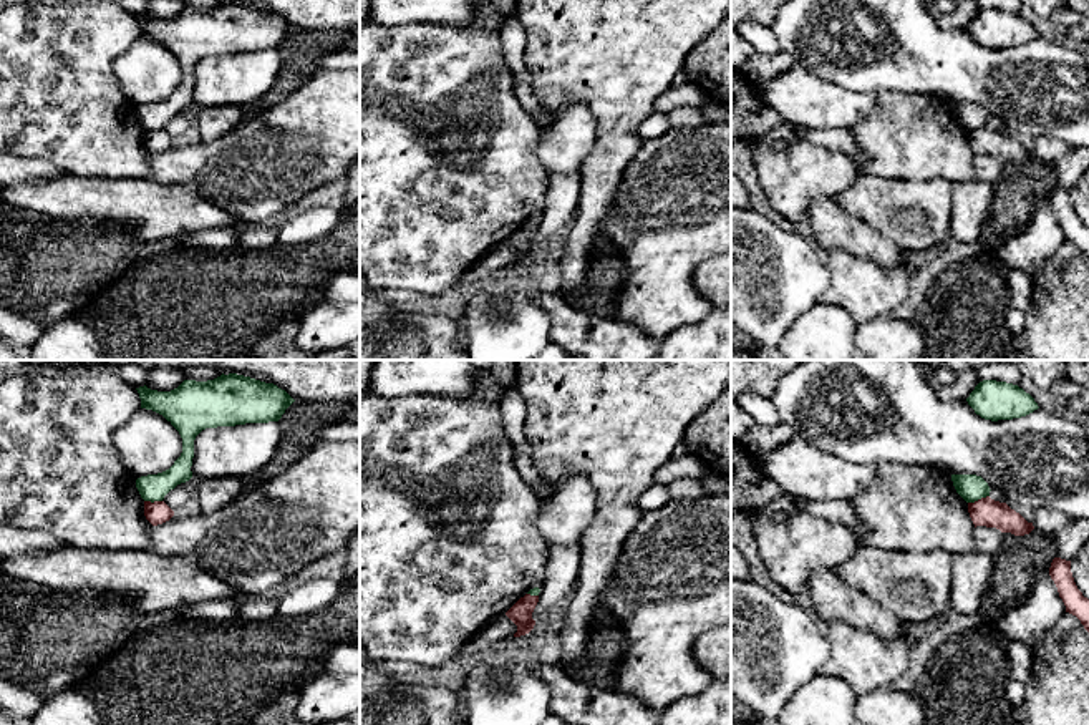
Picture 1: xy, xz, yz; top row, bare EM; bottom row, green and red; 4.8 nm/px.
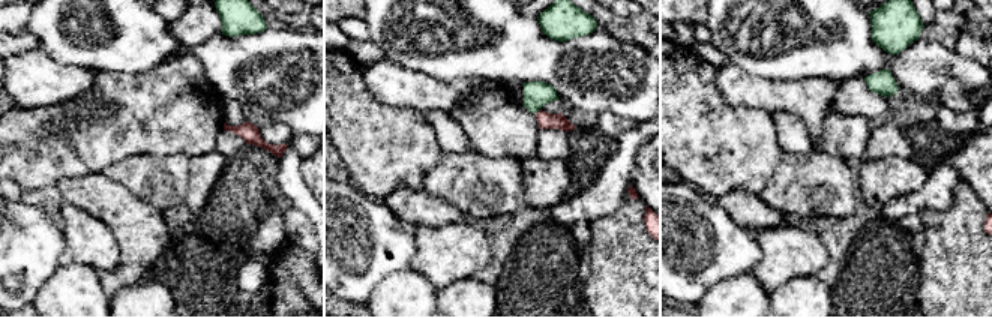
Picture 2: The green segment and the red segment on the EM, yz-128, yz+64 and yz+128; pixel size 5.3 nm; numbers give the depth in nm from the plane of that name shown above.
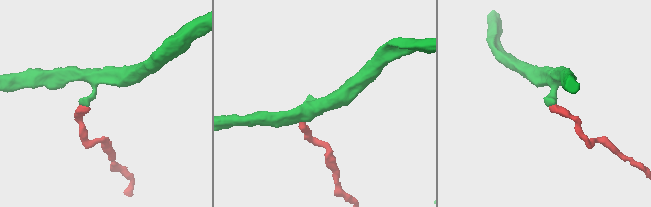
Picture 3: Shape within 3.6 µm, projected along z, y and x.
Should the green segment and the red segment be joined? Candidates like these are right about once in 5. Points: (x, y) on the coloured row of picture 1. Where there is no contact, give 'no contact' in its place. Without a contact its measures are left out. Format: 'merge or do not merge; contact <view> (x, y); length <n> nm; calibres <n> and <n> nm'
do not merge; contact yz (978, 498); length 110 nm; calibres 130 and 140 nm

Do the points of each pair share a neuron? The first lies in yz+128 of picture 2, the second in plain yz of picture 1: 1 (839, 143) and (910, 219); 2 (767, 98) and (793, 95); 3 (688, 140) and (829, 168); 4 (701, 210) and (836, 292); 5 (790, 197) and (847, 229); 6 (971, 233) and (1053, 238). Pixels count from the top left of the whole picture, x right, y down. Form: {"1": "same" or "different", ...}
{"1": "different", "2": "same", "3": "same", "4": "different", "5": "different", "6": "different"}

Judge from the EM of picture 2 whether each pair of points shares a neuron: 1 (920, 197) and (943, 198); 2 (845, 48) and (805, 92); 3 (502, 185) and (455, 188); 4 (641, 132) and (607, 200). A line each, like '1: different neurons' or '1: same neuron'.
1: same neuron
2: different neurons
3: same neuron
4: same neuron

